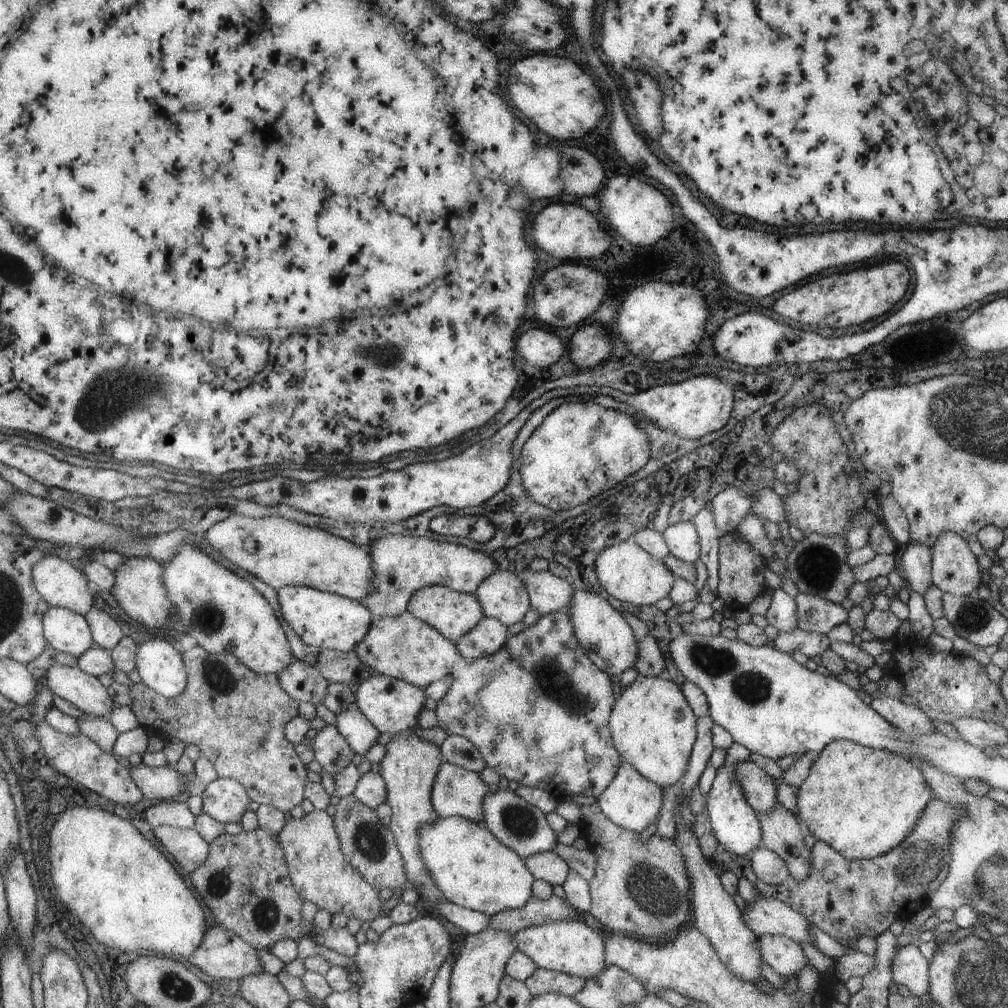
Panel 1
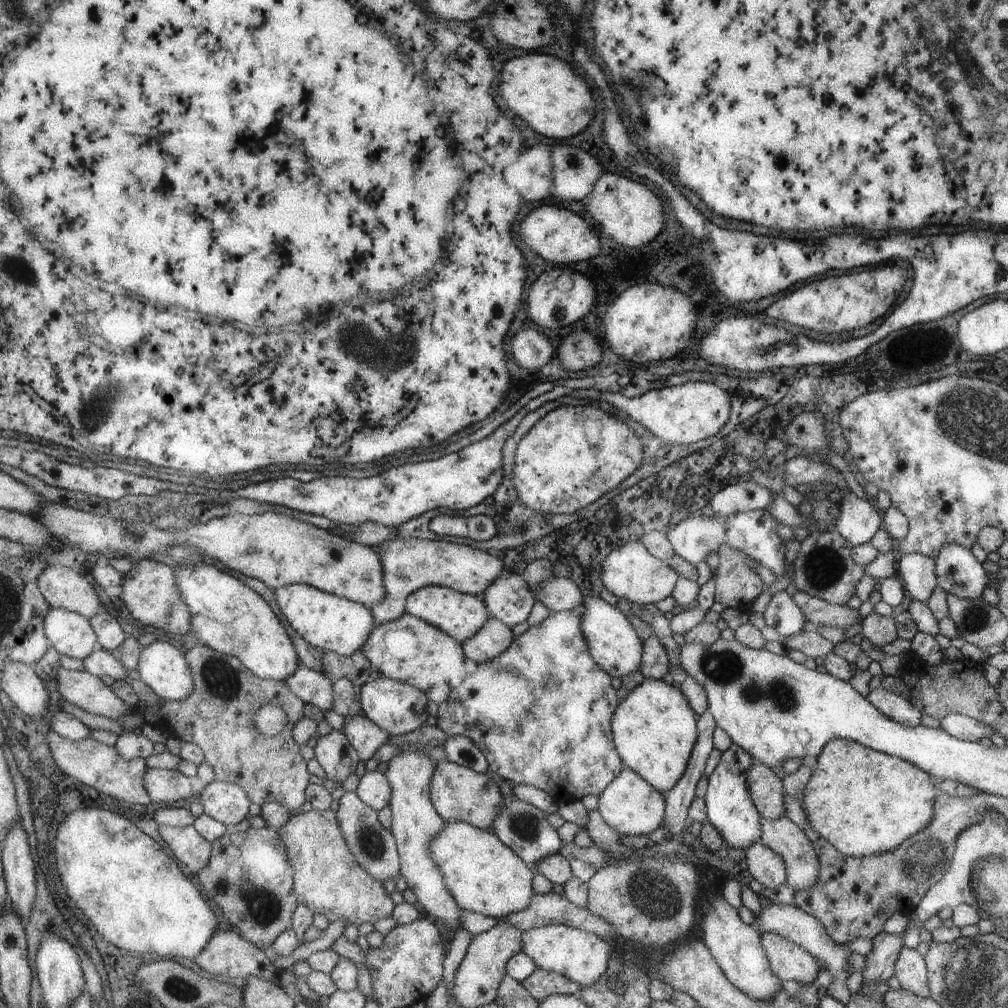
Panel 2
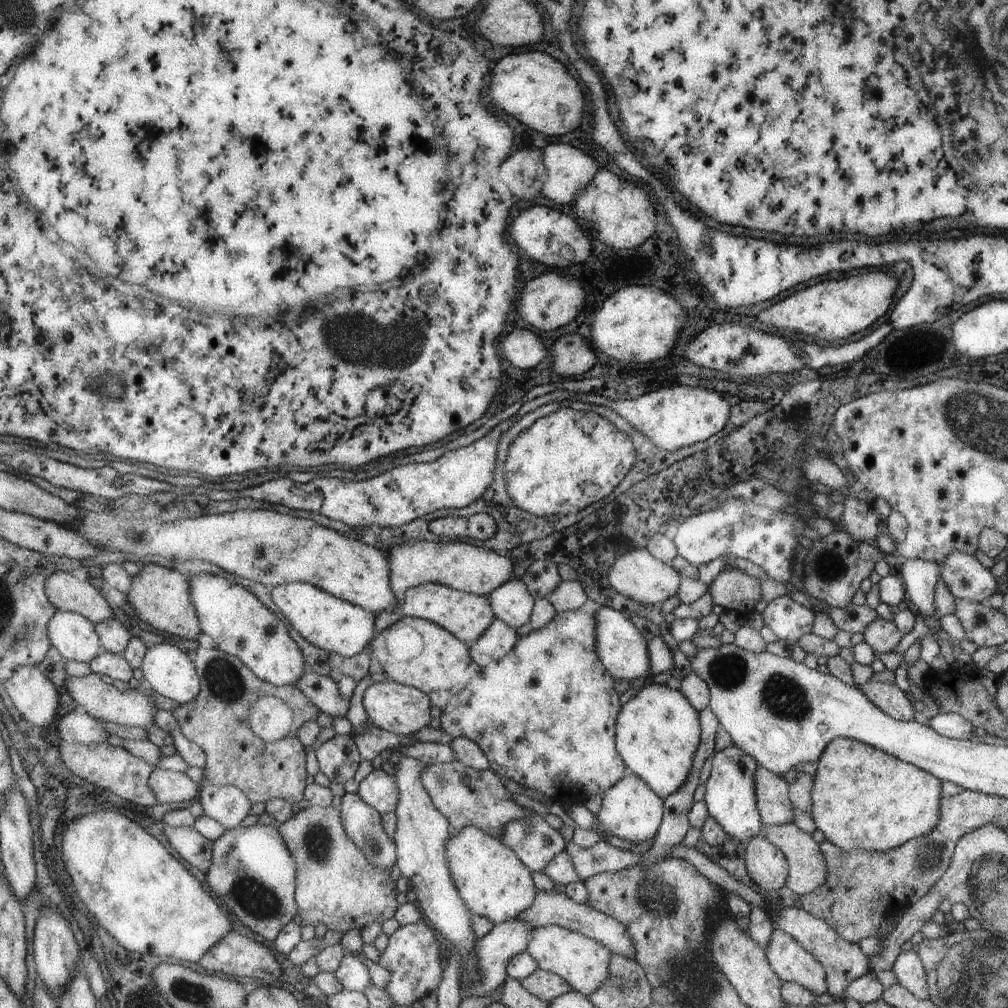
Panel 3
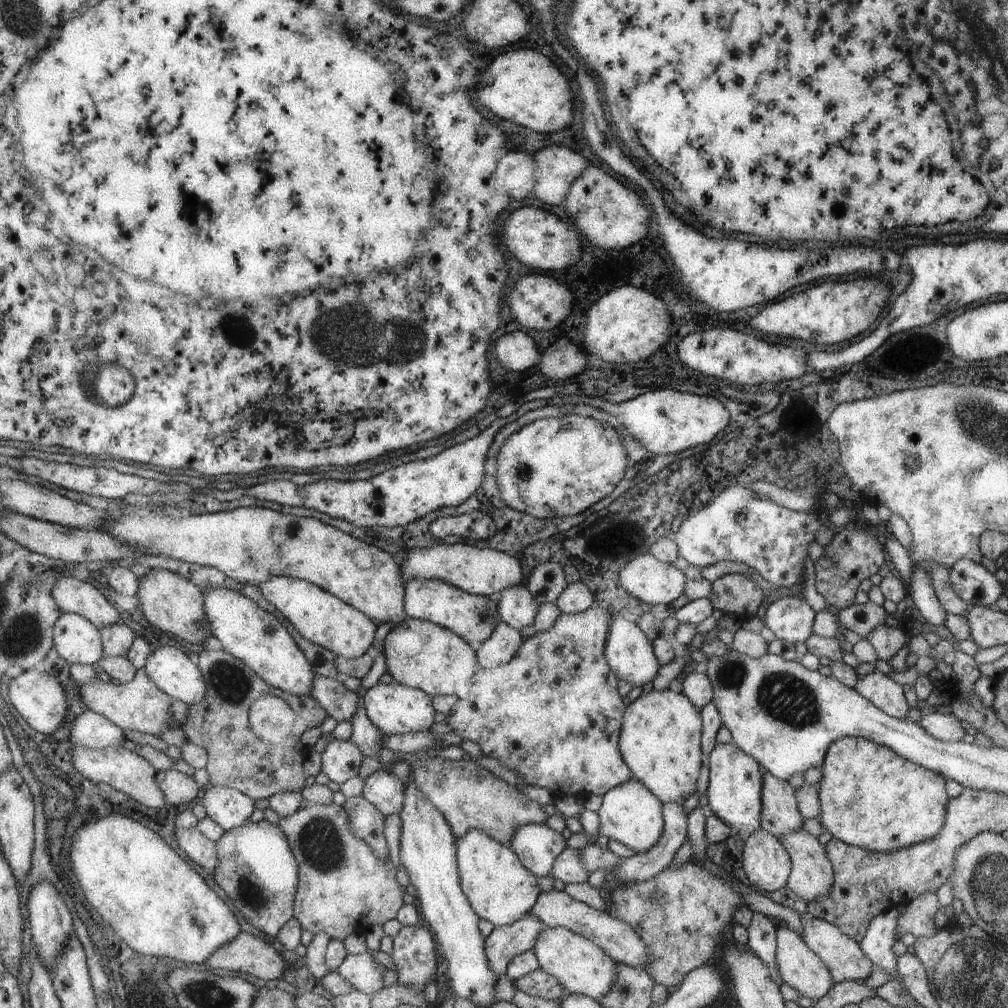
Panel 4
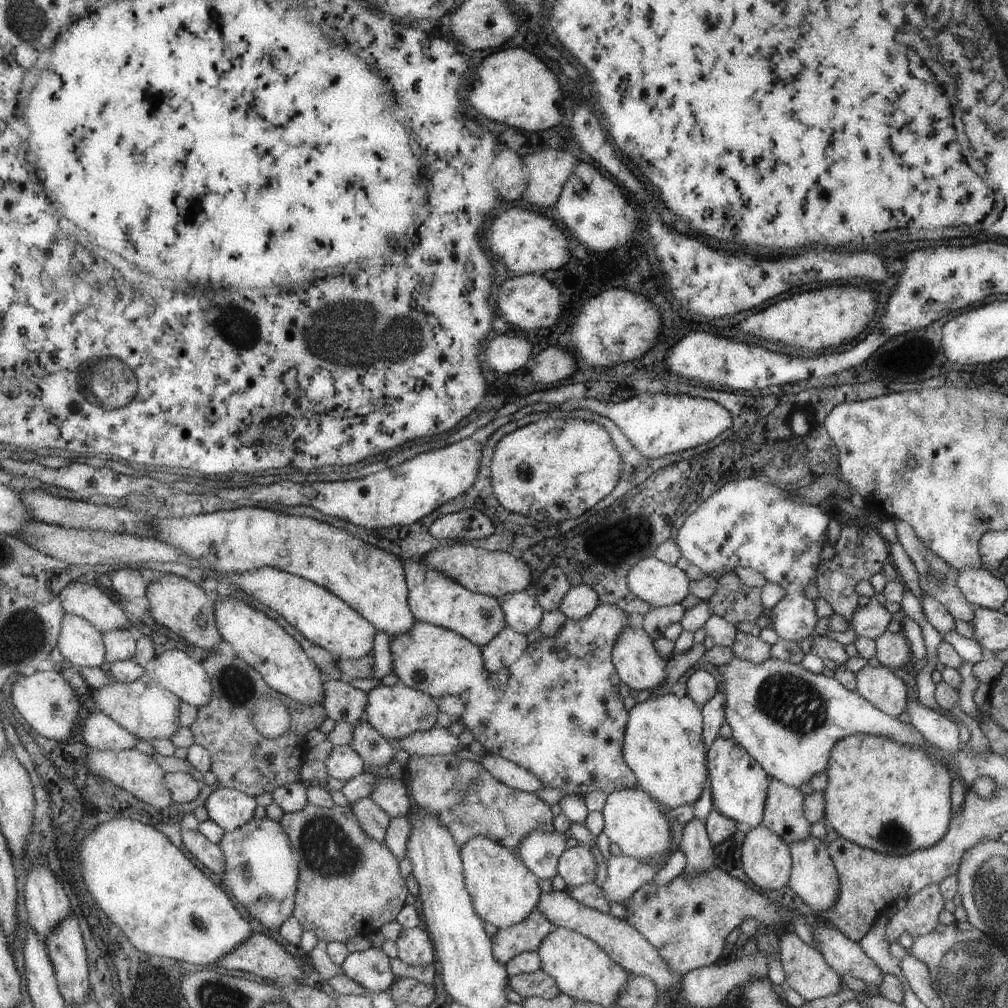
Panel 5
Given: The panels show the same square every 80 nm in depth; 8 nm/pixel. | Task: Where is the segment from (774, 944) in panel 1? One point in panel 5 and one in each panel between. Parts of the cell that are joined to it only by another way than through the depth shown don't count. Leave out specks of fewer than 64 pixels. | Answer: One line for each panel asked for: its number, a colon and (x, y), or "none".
2: (788, 961)
3: (789, 961)
4: (798, 967)
5: (805, 971)

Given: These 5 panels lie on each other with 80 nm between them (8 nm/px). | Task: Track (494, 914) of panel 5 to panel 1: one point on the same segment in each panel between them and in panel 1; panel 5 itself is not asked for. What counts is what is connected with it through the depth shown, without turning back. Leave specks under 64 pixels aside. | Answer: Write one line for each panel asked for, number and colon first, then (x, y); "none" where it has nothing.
1: (471, 868)
2: (484, 876)
3: (492, 882)
4: (498, 888)

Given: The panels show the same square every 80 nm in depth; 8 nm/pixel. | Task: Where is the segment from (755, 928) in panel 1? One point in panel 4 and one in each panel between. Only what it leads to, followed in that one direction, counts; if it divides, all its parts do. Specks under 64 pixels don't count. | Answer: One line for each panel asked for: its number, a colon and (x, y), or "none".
2: (788, 921)
3: (842, 961)
4: (842, 956)

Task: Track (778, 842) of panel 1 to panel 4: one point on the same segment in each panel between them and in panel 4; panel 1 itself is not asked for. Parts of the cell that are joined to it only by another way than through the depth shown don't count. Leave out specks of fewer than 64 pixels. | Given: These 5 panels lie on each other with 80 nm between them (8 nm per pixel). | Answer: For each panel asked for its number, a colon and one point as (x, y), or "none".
2: (802, 867)
3: (806, 867)
4: (811, 875)

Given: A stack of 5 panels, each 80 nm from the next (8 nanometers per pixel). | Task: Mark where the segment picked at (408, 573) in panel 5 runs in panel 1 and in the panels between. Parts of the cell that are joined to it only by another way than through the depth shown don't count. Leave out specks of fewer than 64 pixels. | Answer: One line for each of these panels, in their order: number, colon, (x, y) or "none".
1: (451, 613)
2: (459, 615)
3: (465, 616)
4: (472, 617)

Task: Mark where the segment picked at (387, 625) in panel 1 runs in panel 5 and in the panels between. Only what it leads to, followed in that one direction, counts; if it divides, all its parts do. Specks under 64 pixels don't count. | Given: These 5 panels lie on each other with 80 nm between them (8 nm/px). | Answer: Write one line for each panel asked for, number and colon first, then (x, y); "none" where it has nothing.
2: (409, 650)
3: (417, 653)
4: (419, 654)
5: (431, 659)

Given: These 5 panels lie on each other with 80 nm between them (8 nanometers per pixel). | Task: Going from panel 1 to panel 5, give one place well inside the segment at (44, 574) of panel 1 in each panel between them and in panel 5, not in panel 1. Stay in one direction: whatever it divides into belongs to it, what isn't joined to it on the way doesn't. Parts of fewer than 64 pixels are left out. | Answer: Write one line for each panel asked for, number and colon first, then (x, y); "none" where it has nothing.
2: (61, 586)
3: (66, 592)
4: (72, 595)
5: (85, 600)

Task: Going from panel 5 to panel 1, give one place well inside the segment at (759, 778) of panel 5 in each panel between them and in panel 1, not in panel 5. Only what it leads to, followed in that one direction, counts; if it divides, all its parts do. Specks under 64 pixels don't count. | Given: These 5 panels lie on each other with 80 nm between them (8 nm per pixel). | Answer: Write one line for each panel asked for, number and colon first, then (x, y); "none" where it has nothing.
1: (734, 824)
2: (729, 810)
3: (729, 797)
4: (735, 781)

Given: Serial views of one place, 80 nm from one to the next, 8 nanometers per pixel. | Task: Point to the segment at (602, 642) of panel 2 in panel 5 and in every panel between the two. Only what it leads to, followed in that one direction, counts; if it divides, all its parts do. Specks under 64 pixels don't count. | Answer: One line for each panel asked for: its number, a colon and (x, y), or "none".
3: (622, 651)
4: (628, 652)
5: (637, 664)

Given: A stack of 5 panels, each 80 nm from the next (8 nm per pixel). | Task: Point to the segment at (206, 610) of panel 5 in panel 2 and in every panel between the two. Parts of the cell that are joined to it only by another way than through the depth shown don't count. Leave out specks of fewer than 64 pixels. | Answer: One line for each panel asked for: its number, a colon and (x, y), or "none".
2: (148, 591)
3: (159, 596)
4: (169, 602)

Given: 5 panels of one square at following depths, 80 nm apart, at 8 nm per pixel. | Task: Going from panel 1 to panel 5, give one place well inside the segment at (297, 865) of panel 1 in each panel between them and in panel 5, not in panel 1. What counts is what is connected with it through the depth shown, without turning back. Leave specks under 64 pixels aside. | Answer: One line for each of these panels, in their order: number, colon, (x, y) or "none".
2: (326, 879)
3: (335, 884)
4: (343, 888)
5: (348, 884)

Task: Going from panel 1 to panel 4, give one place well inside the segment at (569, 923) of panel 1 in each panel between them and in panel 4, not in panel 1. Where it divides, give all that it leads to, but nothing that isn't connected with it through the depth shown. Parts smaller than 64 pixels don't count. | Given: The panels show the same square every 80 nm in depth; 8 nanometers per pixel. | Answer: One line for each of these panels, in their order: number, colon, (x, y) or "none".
2: (581, 957)
3: (582, 962)
4: (582, 968)

